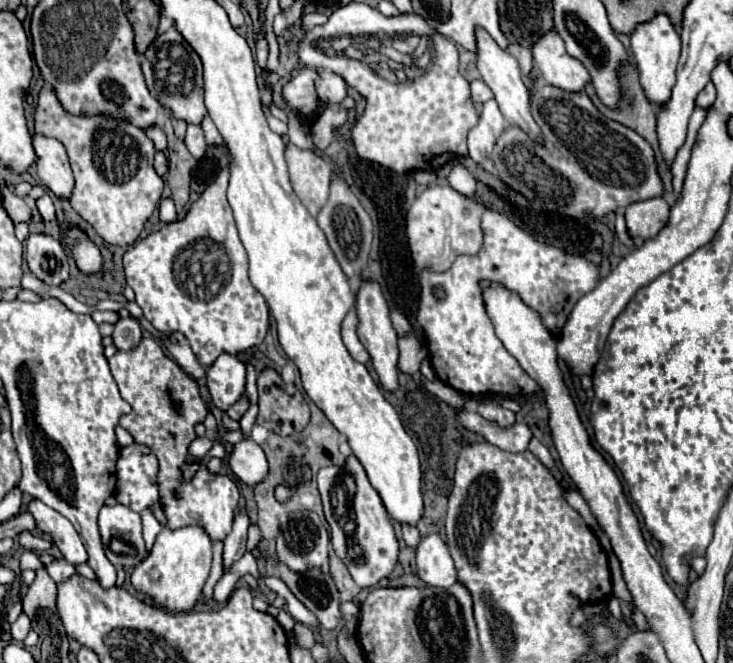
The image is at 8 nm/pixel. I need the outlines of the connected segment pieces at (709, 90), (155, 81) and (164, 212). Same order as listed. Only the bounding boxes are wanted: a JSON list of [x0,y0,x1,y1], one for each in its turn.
[[696,82,716,108],[140,28,208,124],[160,198,176,222]]

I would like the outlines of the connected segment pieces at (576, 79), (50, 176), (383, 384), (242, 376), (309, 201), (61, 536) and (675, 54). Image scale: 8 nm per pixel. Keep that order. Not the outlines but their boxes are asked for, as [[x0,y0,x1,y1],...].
[[532,30,590,92],[32,136,74,200],[356,282,398,392],[206,354,246,412],[286,144,332,216],[28,500,88,566],[630,16,680,106]]

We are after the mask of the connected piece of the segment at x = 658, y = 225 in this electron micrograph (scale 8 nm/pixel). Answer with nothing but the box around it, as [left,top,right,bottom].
[626,198,668,240]

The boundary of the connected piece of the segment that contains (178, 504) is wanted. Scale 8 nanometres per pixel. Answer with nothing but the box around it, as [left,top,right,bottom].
[110,336,238,540]

